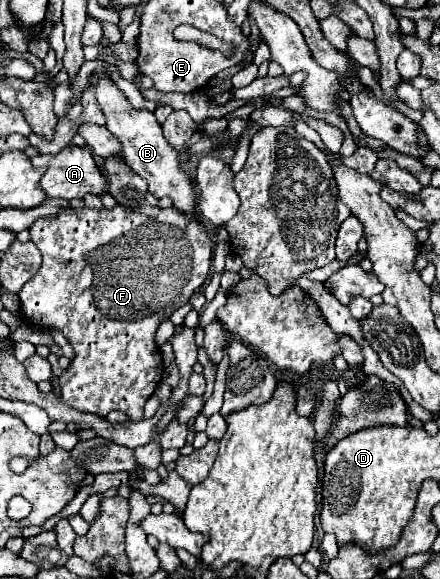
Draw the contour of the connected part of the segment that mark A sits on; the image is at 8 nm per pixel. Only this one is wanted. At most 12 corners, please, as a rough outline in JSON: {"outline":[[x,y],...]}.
{"outline":[[89,147],[37,155],[47,197],[101,195],[107,179]]}

